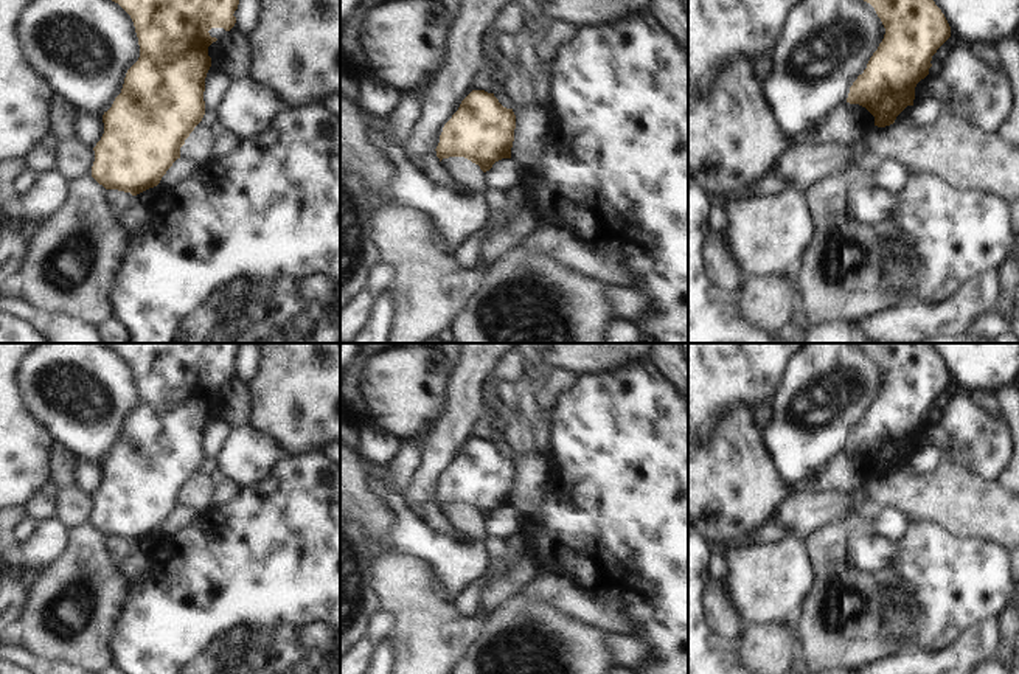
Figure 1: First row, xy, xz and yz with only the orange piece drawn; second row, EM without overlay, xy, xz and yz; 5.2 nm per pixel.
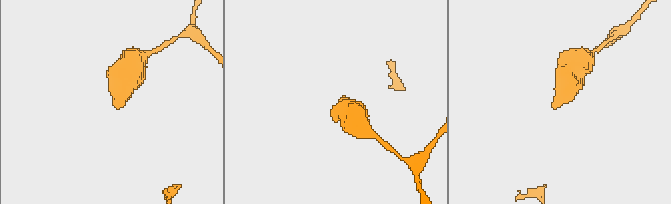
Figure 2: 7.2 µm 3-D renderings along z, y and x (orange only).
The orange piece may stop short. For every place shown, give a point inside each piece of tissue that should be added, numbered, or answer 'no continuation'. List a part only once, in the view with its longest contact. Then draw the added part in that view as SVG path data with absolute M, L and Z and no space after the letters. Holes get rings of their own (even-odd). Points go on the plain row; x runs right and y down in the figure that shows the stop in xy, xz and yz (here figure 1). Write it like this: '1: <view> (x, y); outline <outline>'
no continuation

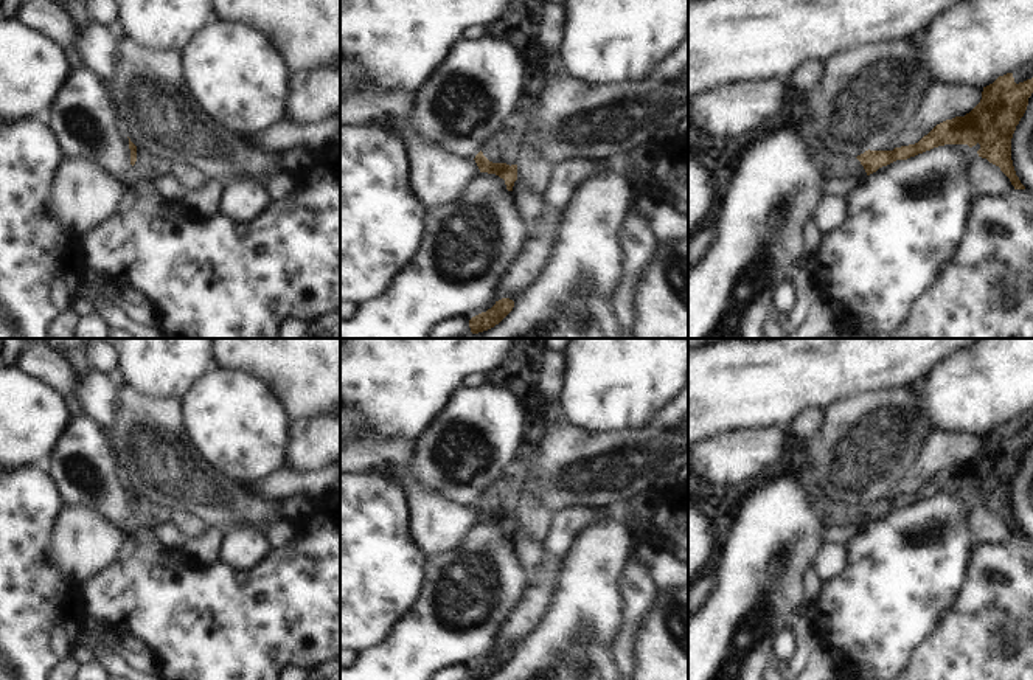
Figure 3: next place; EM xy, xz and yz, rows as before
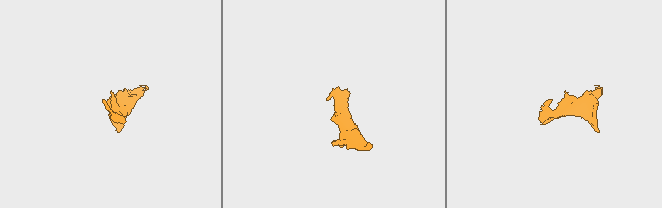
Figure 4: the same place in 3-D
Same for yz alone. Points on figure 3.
1: yz (721, 503); outline M791 435L786 441L784 455L756 478L738 486L711 484L690 469L688 463L688 505L710 517L713 529L713 550L699 578L713 574L722 559L730 528L733 526L744 498L763 483L784 472L800 472L808 484L817 512L828 526L865 526L867 520L856 505L831 501L814 480L811 456L805 439Z

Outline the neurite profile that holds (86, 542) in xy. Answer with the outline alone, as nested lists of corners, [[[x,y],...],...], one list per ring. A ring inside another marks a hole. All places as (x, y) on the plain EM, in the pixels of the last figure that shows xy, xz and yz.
[[[67,506],[61,515],[50,559],[82,592],[121,556],[129,534],[89,506]]]

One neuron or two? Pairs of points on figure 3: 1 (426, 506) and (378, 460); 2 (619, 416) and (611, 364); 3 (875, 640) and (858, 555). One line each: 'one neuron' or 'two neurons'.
1: one neuron
2: one neuron
3: one neuron

